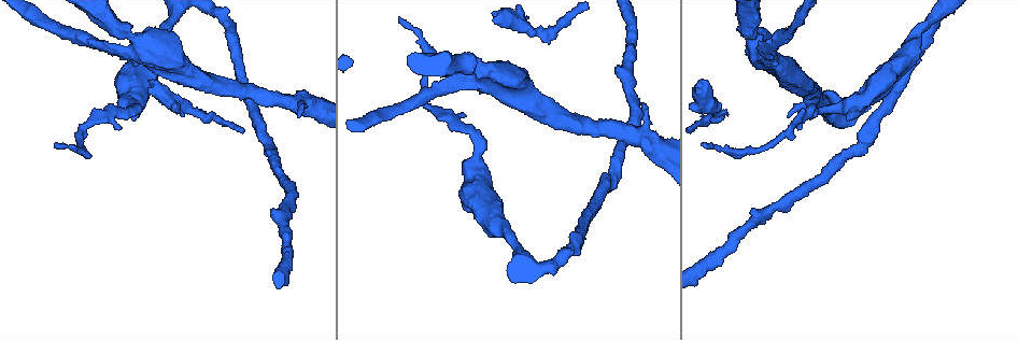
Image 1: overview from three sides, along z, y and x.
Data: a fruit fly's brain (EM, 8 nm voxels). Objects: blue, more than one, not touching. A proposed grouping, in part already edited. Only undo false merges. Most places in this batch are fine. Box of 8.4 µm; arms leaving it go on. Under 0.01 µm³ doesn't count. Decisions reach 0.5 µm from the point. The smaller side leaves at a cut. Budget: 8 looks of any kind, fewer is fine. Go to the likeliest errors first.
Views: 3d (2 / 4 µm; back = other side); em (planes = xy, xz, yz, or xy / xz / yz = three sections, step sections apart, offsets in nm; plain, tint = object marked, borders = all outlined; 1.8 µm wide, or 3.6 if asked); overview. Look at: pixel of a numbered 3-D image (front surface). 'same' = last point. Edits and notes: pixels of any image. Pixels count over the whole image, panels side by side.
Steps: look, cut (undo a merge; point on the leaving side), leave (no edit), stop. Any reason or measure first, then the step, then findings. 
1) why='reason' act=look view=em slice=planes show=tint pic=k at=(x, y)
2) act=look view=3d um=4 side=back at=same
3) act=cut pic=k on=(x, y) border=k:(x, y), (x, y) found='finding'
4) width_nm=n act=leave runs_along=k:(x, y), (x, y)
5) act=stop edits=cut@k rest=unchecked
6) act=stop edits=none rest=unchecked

why='thick turns thin' act=look view=em slice=planes show=tint pic=1 at=(519, 23)

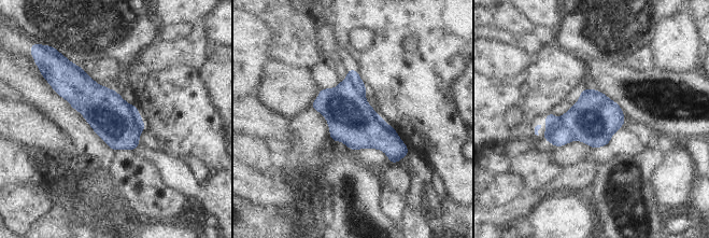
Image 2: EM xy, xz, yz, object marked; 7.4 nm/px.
width_nm=340 act=leave found='continuous, no second cell'

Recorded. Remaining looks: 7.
why='a fork' act=look view=3d um=4 side=back pic=1 at=(296, 102)

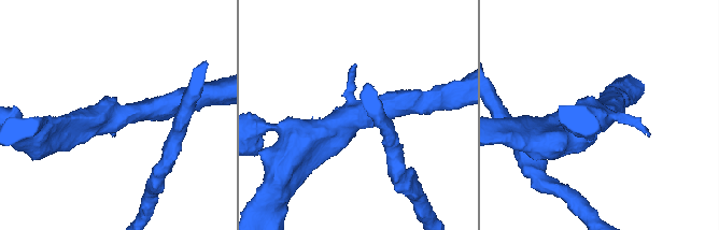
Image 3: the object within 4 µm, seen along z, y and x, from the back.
act=look view=em um=3.6 slice=planes show=tint pic=3 at=(601, 116)

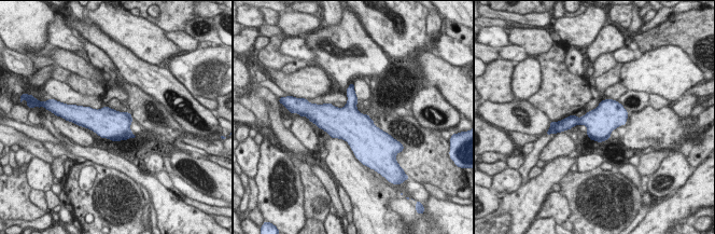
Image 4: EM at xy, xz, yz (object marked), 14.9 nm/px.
width_nm=440 act=leave found='all the same cell'

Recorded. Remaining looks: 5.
why='a fork' act=look view=em um=3.6 slice=planes show=tint pic=1 at=(757, 44)

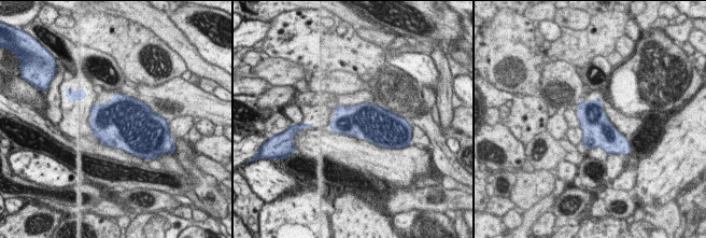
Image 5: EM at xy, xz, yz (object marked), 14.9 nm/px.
act=leave found='all the same cell'

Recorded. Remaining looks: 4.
act=stop edits=none rest=unchecked

